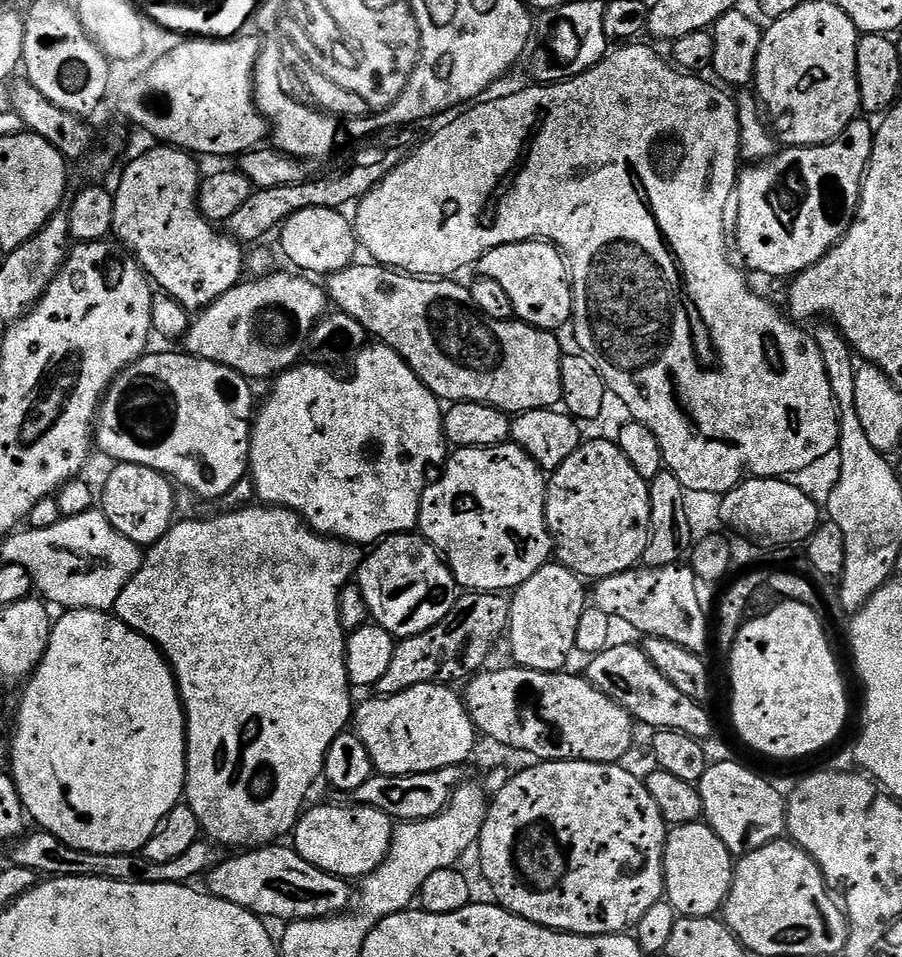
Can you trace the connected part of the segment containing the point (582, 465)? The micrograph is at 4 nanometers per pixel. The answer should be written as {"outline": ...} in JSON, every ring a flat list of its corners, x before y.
{"outline":[[585,439,580,448,547,477,544,513,554,541,555,559,581,578,592,582,605,580,607,576,633,571,644,559,652,529,650,484,642,478,642,474,638,474,638,470,634,470,634,466,630,466,615,439]]}

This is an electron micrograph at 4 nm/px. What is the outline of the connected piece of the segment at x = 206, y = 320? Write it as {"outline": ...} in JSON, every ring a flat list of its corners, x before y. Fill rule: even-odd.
{"outline":[[276,270,263,278,245,279,222,294,193,319,186,337,187,351,218,362,252,382,267,376,275,378,295,368,305,355,308,335,329,311,330,301,327,291,321,285,319,288,315,279,288,272]]}

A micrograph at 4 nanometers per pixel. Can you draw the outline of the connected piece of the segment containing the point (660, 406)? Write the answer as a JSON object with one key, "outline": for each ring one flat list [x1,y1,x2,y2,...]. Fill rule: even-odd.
{"outline":[[628,42,623,46,617,47,617,50,609,51,600,63,594,65,590,70,586,70,580,76,576,76,573,80,563,80,561,84,542,84,539,86,531,86,532,88,524,88,521,92,512,92,509,96,500,96,497,100,485,99,483,102,476,102,467,110,461,111,461,116,453,115,445,128,440,128,413,156,405,155,400,163,396,165,395,170,390,174,386,174,386,178,380,184,375,184,374,187,360,197,355,205,354,211,354,227,356,229,356,238,361,249,364,248,369,252,371,259,375,263,383,264,386,268,395,268,407,275,418,276,421,278,452,278,463,268,479,265,480,260,486,252,494,250,503,244,513,244,514,242,522,242,523,240,547,240,550,244,555,244,564,254,565,260,568,261,568,274,572,277,572,318,571,323,576,324,576,340,580,343,579,351,587,356,596,368,604,376,604,382,608,386,609,393,613,397,624,403,624,408,629,413,631,419,637,420,642,426,646,426,646,430,652,431,654,438,658,438,658,446,662,446,662,458,667,471,674,474,674,478,678,478,678,482,682,482,682,486,689,492,717,492,723,494,731,491,732,488,738,487,740,482,749,474,755,474,757,477,783,477,786,474,791,474,794,471,803,470,806,466,810,466,812,462,822,458,823,455,829,454,838,448,840,443,840,417,838,415,838,405,835,398,832,397,832,387,830,386,830,378,826,378,826,366,822,362,822,354,818,350,815,339,811,335,808,336,803,332,803,327,797,326,783,311,780,312,767,300,764,296,759,296,758,293,752,292,752,288,748,285,748,280,732,265,732,260,728,257,728,248,730,252,730,232,724,229,724,219,729,219,730,205,734,200,734,193,738,183,738,177,742,171,742,157,740,155,740,127,738,126,738,110,736,109,736,101,723,87,717,86,715,83,707,84,704,78,696,74,689,74,675,66,667,59,664,60,652,48,647,48,644,42],[663,136,677,136,680,139,680,148,684,151,684,157,680,160,680,165,676,168,676,173,673,176,663,176,656,169,656,164,652,161,652,147,659,142]]}

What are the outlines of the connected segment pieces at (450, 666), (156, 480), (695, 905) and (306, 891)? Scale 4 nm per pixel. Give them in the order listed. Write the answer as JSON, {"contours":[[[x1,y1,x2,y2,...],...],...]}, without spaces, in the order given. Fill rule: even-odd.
{"contours":[[[465,591,457,599,456,608,438,622,430,630,426,630,417,636,411,636,397,643,394,654,390,658,390,666,386,669,386,674,374,685,374,692,377,697,393,696,402,690,410,690,414,686,423,684,447,684,455,685,455,680,461,682,477,675,485,667,488,655,496,648,496,643,502,640,502,637,508,630,508,605,509,597,495,592,470,592]],[[124,463,112,468,103,490,100,490,100,510,123,537,140,547,149,548,168,533,175,521,175,487,167,476,148,466]],[[707,822,677,824,664,843,664,895,681,917,716,916,730,894,734,857]],[[265,846,229,855,214,871,207,873,206,891,226,902,234,902,234,906,242,906,261,918,268,916,287,922,293,920,321,920,327,916,338,916,347,909,344,908,347,904,349,907,354,896,353,889,352,892,348,889,351,888,349,881,318,870,318,866,306,862,306,858,297,854,295,847,280,847,284,846]]]}

